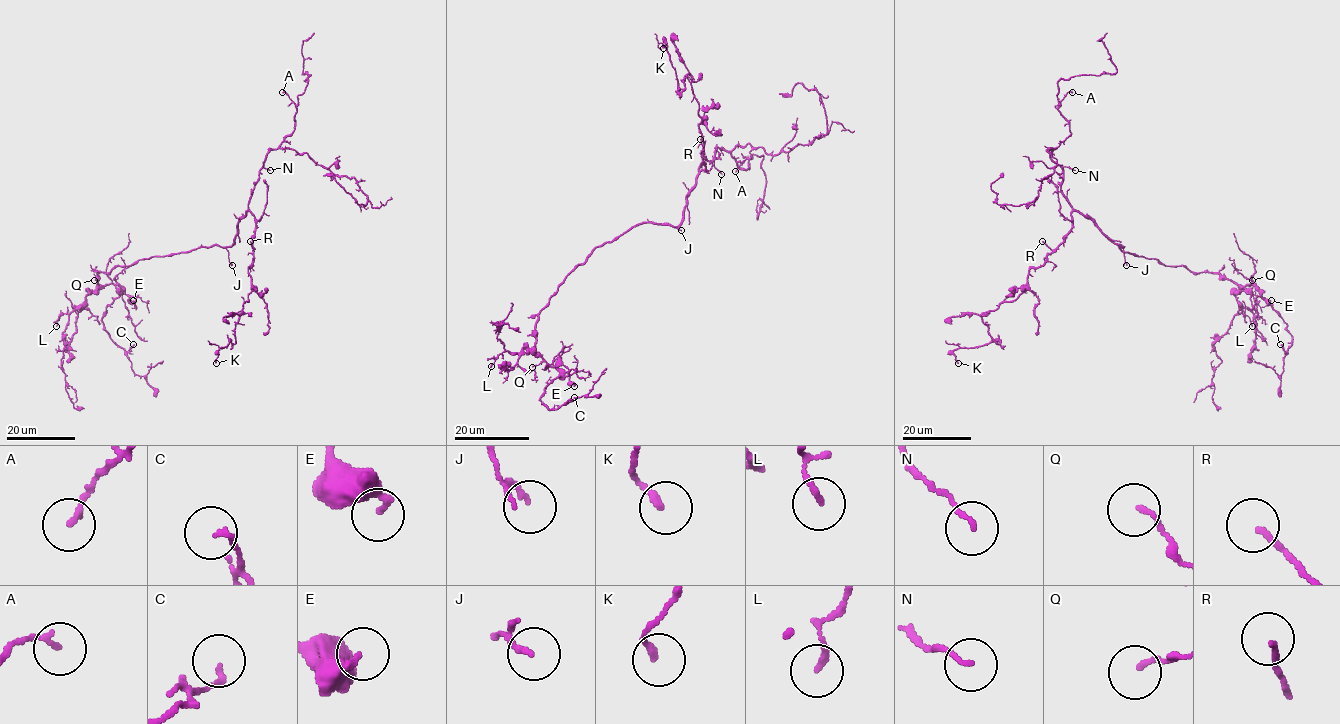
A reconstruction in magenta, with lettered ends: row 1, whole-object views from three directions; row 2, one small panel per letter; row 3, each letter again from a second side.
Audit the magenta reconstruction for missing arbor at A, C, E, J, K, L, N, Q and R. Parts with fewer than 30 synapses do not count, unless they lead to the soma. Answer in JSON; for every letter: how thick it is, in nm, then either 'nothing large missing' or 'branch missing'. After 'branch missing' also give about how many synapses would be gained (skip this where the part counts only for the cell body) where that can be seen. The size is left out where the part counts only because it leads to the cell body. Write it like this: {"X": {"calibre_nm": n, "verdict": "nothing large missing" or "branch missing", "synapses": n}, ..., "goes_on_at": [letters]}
{"A": {"calibre_nm": 130, "verdict": "nothing large missing"}, "C": {"calibre_nm": 140, "verdict": "nothing large missing"}, "E": {"calibre_nm": 240, "verdict": "nothing large missing"}, "J": {"calibre_nm": 110, "verdict": "nothing large missing"}, "K": {"calibre_nm": 180, "verdict": "nothing large missing"}, "L": {"calibre_nm": 170, "verdict": "nothing large missing"}, "N": {"calibre_nm": 110, "verdict": "nothing large missing"}, "Q": {"calibre_nm": 130, "verdict": "nothing large missing"}, "R": {"calibre_nm": 130, "verdict": "nothing large missing"}, "goes_on_at": []}

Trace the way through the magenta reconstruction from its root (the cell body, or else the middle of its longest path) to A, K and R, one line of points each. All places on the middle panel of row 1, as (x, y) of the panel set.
A: (659, 224), (680, 223), (700, 164), (711, 161), (718, 148), (745, 169), (750, 156), (735, 171)
K: (659, 224), (680, 223), (686, 196), (706, 171), (692, 77), (678, 87), (665, 42), (663, 48)
R: (659, 224), (677, 226), (680, 223), (686, 196), (698, 173), (706, 171), (700, 139)

